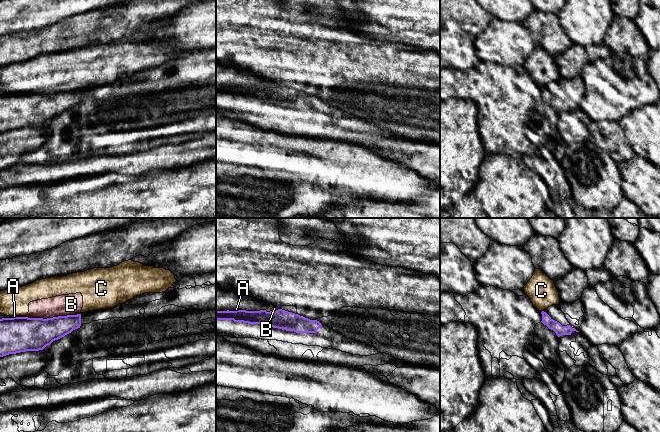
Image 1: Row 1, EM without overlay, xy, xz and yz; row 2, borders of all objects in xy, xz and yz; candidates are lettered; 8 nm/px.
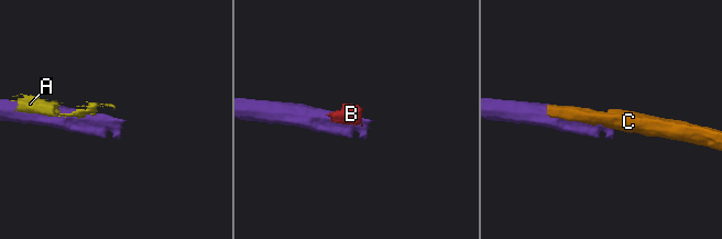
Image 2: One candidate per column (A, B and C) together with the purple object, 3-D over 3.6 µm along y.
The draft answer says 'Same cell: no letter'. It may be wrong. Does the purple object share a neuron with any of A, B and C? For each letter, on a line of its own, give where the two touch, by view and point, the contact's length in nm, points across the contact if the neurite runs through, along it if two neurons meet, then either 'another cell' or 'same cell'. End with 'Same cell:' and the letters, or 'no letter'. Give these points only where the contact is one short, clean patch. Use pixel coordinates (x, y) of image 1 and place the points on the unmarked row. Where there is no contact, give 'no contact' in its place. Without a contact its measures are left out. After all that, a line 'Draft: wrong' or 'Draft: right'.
A: meets purple in xy at (20, 93); contact 100 nm long; another cell
B: meets purple in xy at (53, 93); contact 440 nm long; border along xy (80, 89), (46, 94), (26, 93); another cell
C: meets purple in yz at (542, 87); contact 30 nm long; border along yz (543, 86), (541, 88); another cell
Same cell: no letter
Draft: right

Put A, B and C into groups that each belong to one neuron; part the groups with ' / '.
A B C

